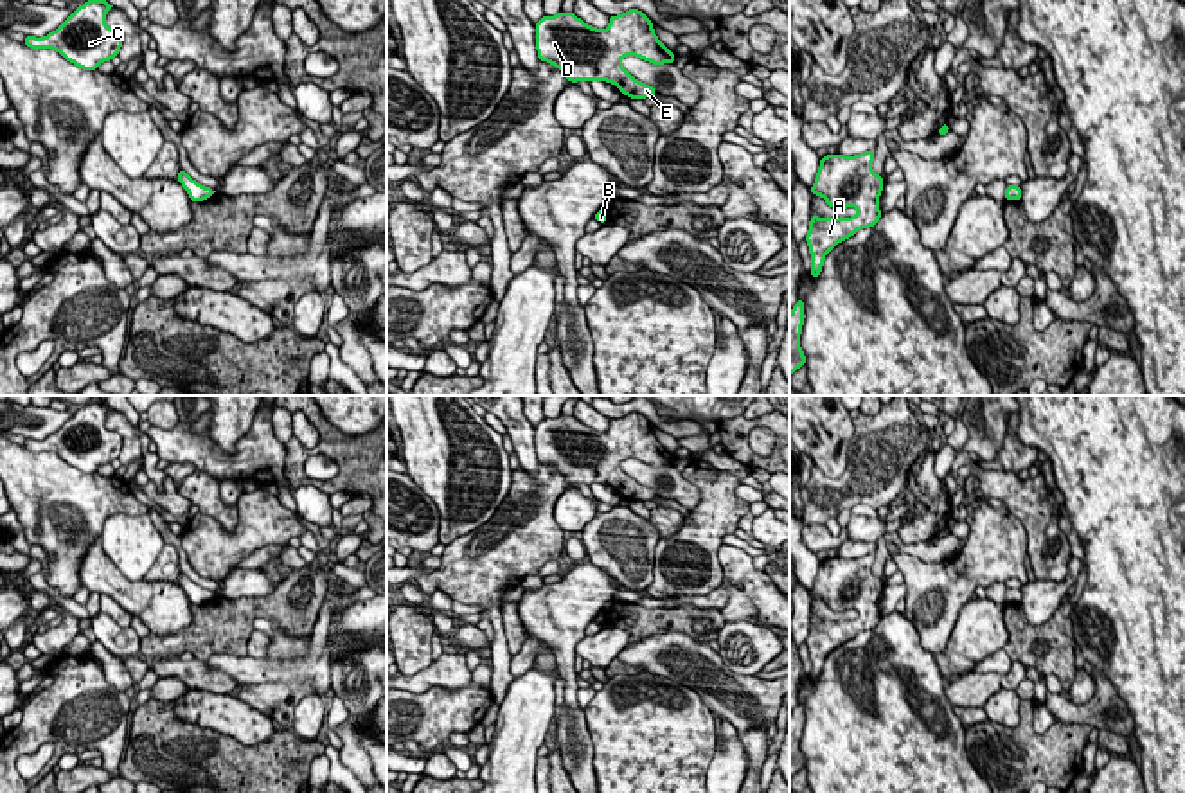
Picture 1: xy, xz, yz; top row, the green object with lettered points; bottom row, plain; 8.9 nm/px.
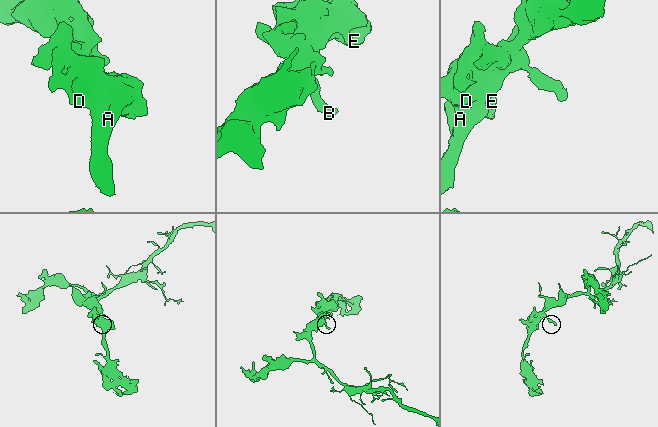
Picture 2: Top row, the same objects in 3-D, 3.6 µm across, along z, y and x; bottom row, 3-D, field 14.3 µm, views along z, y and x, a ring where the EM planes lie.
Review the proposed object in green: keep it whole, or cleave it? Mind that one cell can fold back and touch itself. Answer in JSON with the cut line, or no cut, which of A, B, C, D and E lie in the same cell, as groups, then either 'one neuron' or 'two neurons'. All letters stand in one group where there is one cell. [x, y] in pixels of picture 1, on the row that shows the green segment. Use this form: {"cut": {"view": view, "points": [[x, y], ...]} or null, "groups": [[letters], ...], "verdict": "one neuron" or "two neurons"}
{"cut": null, "groups": [["A", "B", "C", "D", "E"]], "verdict": "one neuron"}

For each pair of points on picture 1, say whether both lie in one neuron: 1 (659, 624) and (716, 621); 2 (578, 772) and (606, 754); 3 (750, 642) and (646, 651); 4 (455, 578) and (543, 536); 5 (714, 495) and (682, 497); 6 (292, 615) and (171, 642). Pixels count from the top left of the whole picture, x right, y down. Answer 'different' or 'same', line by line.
1: same
2: different
3: different
4: same
5: different
6: same

